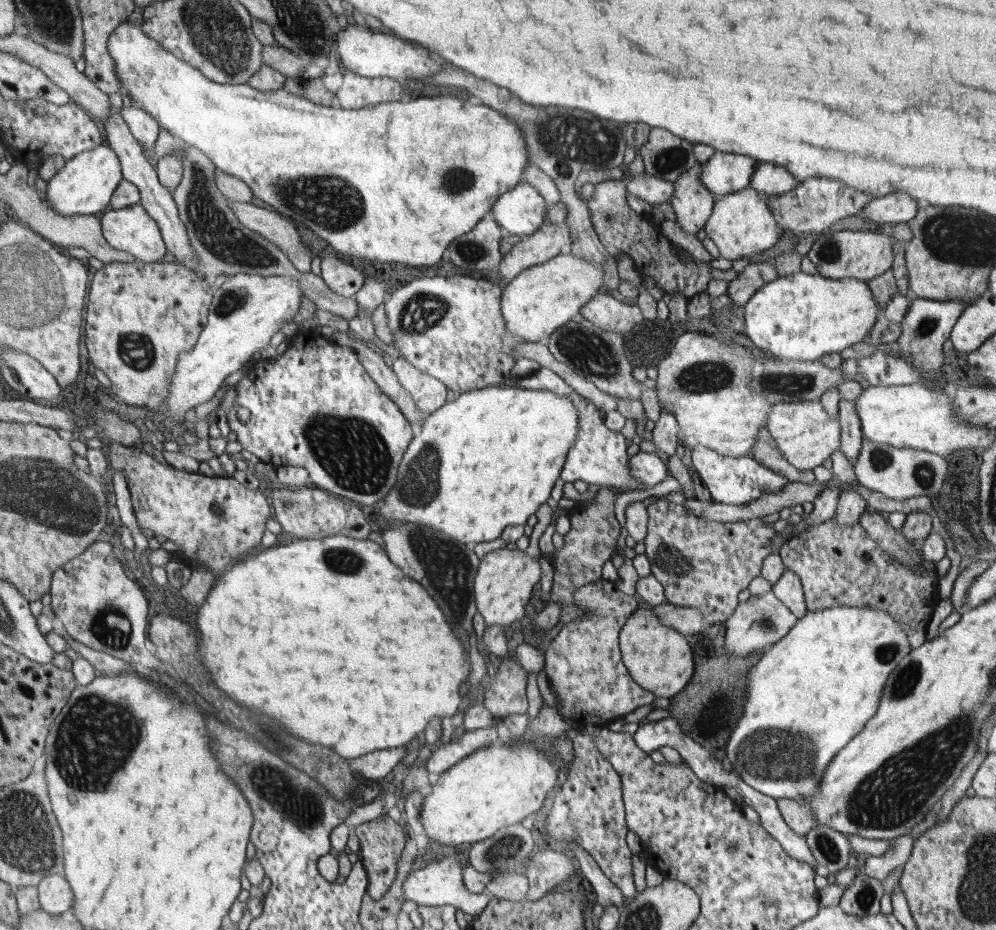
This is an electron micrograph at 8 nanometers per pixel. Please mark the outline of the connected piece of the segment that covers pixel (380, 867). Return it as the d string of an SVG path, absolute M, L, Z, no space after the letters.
M388 815L384 816L382 820L375 819L362 823L354 830L360 841L359 865L364 866L367 872L367 893L374 900L380 900L386 894L386 890L390 888L392 878L396 876L396 860L399 860L404 848L404 842L408 842L408 840L404 838L404 830Z

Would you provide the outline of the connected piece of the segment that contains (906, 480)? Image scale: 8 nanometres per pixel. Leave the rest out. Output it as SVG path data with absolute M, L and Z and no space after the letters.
M863 440L862 447L853 464L858 484L885 498L906 500L912 497L927 496L935 499L948 477L948 462L944 457L912 448L898 449L890 444Z

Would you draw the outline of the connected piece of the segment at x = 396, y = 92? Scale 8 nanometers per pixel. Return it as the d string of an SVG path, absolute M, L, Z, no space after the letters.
M347 71L340 89L333 93L336 105L344 109L360 109L376 104L400 101L402 87L393 78L366 77Z

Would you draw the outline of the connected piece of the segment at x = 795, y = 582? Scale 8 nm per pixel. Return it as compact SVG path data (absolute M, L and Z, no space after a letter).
M786 569L782 573L778 581L771 586L771 592L778 601L790 608L790 612L797 616L798 620L807 613L801 580L792 570Z

